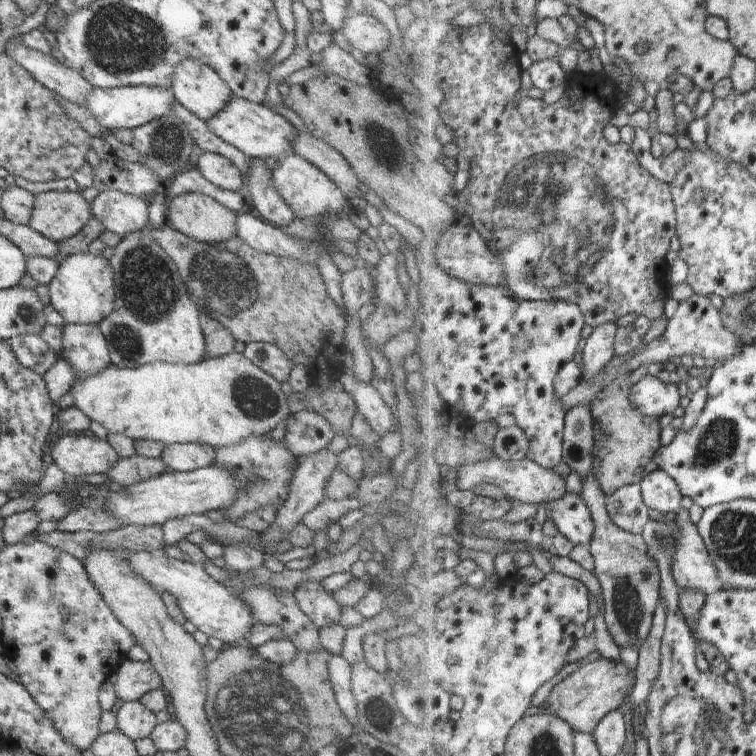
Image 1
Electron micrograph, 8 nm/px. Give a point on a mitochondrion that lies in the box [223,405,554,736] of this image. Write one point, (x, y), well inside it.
(388, 715)

